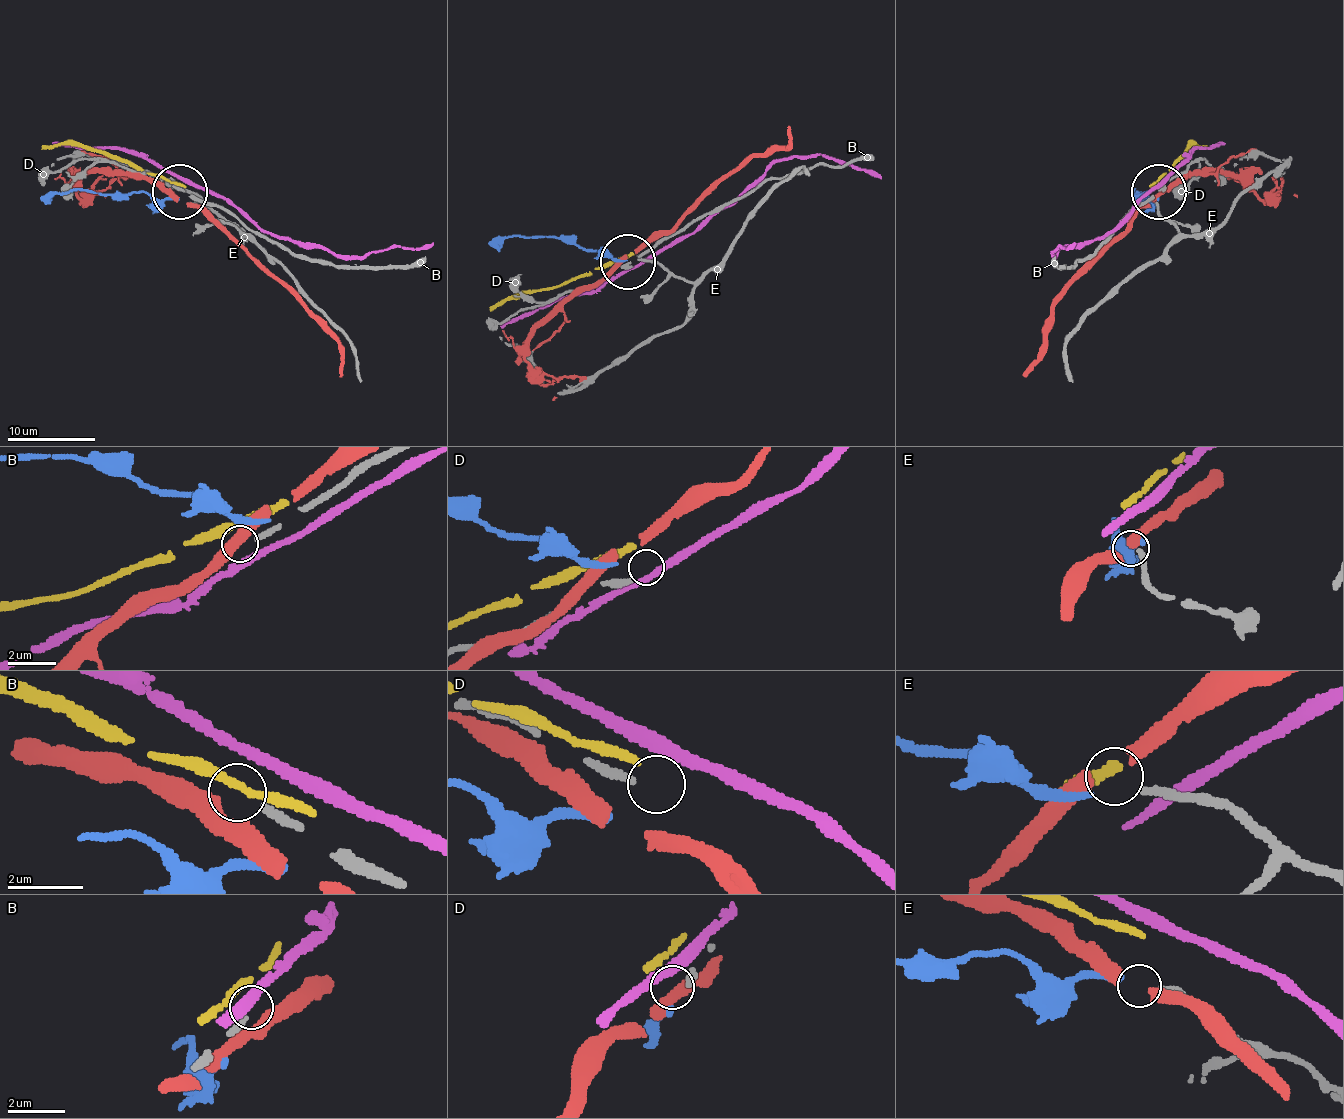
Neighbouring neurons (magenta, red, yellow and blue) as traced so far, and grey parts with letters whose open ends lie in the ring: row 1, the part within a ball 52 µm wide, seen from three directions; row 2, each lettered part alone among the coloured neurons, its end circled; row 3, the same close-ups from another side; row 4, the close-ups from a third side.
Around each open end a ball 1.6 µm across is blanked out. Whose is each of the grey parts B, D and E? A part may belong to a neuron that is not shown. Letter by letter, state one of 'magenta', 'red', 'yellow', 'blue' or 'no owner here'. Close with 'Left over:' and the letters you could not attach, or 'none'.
B: no owner here
D: no owner here
E: blue
Left over: B, D

